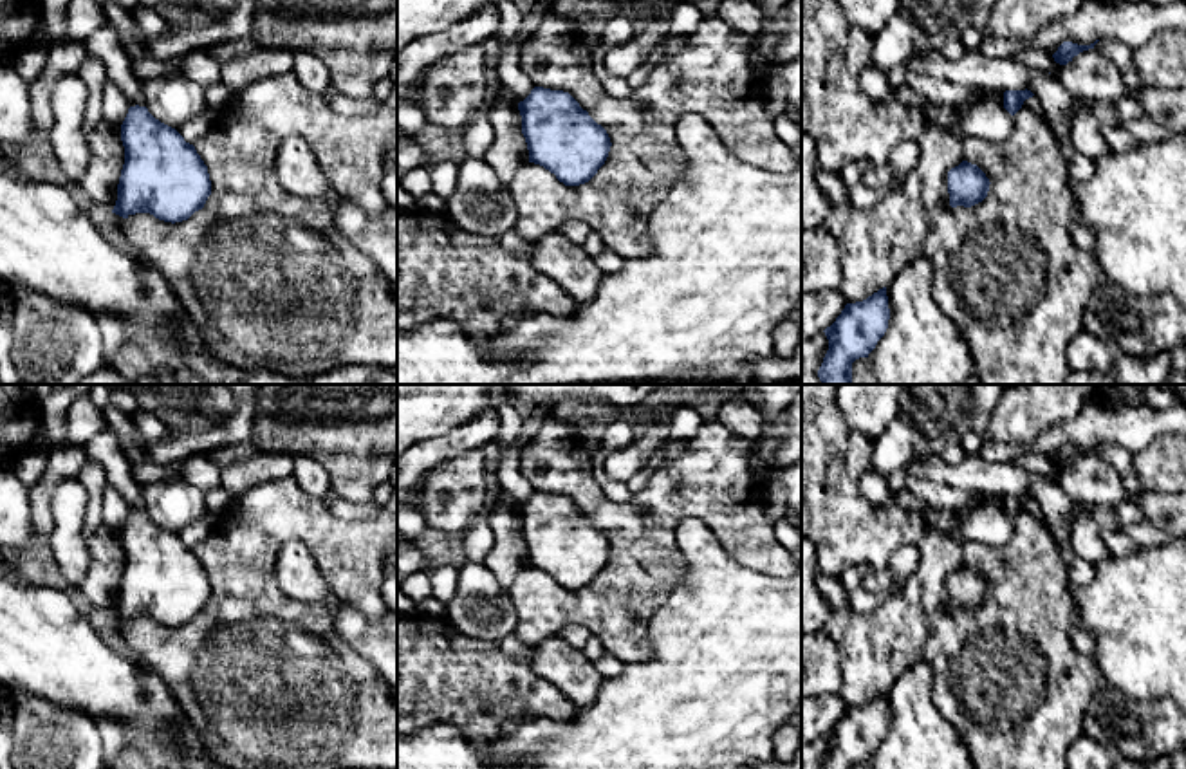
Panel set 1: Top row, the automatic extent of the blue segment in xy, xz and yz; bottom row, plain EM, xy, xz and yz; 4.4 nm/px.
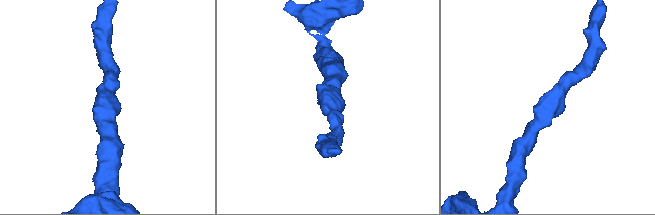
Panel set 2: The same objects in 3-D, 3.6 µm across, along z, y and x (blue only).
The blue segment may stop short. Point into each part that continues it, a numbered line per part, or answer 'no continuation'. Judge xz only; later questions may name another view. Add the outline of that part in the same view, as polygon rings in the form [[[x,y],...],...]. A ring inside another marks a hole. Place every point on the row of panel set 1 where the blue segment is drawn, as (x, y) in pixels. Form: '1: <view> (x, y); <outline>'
no continuation

